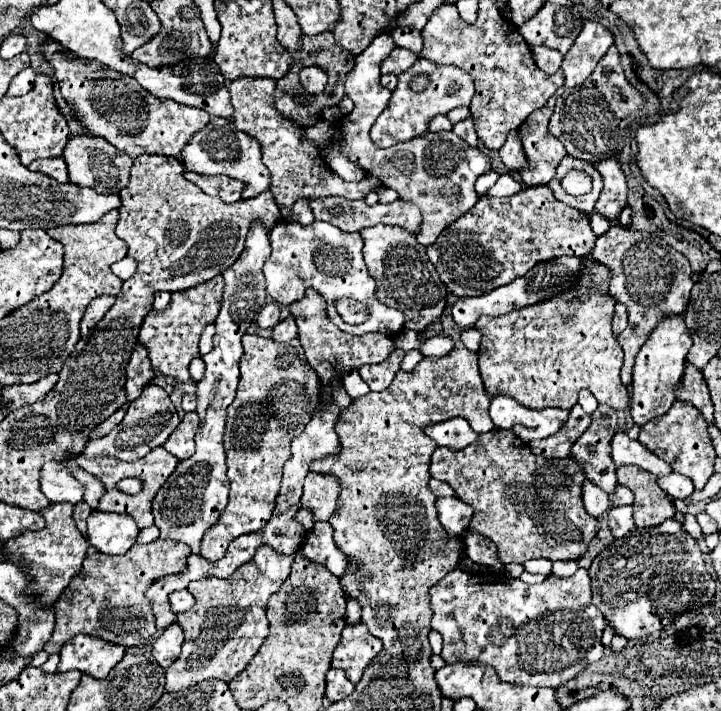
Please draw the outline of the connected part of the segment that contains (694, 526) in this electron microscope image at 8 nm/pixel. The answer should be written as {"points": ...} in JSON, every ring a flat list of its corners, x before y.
{"points":[[687,514,687,516,685,516,685,524,683,524,683,528,685,528,685,532,691,534,695,540,701,540,701,538,703,538,703,532,701,532,701,528,699,528,695,516]]}

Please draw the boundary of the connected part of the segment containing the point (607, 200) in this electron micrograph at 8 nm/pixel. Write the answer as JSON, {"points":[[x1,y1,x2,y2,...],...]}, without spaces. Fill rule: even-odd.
{"points":[[615,158,595,164,595,170,603,178,603,190,601,190,599,200,595,202,595,212,605,216,607,220,617,220,621,210,627,204,629,188,627,188,625,174]]}

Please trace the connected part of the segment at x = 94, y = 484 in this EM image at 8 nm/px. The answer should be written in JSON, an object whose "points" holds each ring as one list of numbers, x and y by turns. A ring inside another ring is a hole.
{"points":[[71,458,71,462,65,462,67,468,71,474,76,478,85,488,85,494,83,494,83,500,87,500,87,504,91,508,97,506,101,494,105,492,105,488,101,486,101,482,95,478,92,474,85,472,76,462,75,458]]}

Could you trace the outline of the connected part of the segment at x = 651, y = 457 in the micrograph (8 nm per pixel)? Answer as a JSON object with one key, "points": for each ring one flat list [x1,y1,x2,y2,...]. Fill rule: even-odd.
{"points":[[619,430,613,440,611,440,611,458,615,462,615,466,639,466,655,476,665,476,671,474,671,468,657,458,655,454,651,454,639,440,631,440,623,430]]}

